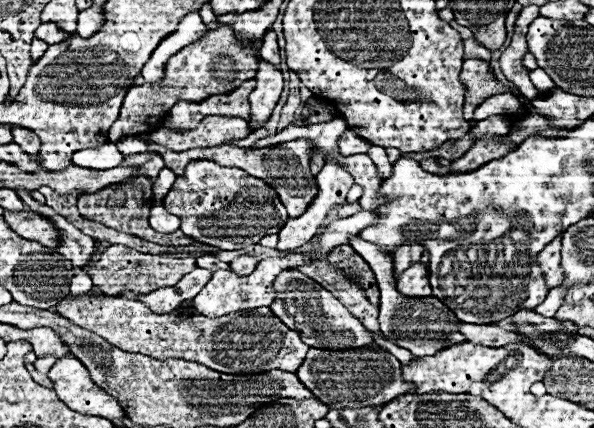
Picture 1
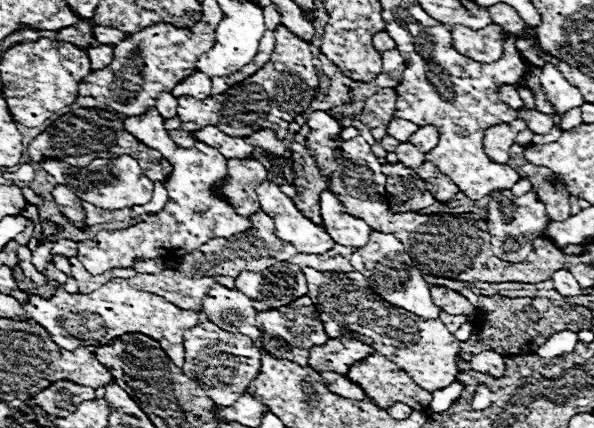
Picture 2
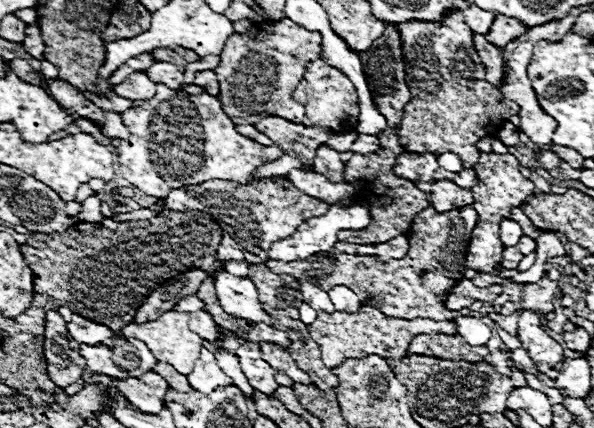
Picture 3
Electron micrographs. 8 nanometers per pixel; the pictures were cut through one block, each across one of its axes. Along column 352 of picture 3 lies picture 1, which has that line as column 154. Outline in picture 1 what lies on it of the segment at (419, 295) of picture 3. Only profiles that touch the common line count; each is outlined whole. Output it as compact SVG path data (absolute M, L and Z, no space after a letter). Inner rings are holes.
M112 244L102 252L102 258L90 270L90 278L104 296L120 296L126 290L136 292L136 294L150 294L158 288L174 286L182 276L186 276L194 268L196 268L194 256L172 258L166 254L140 254L134 248L128 248L122 244Z

